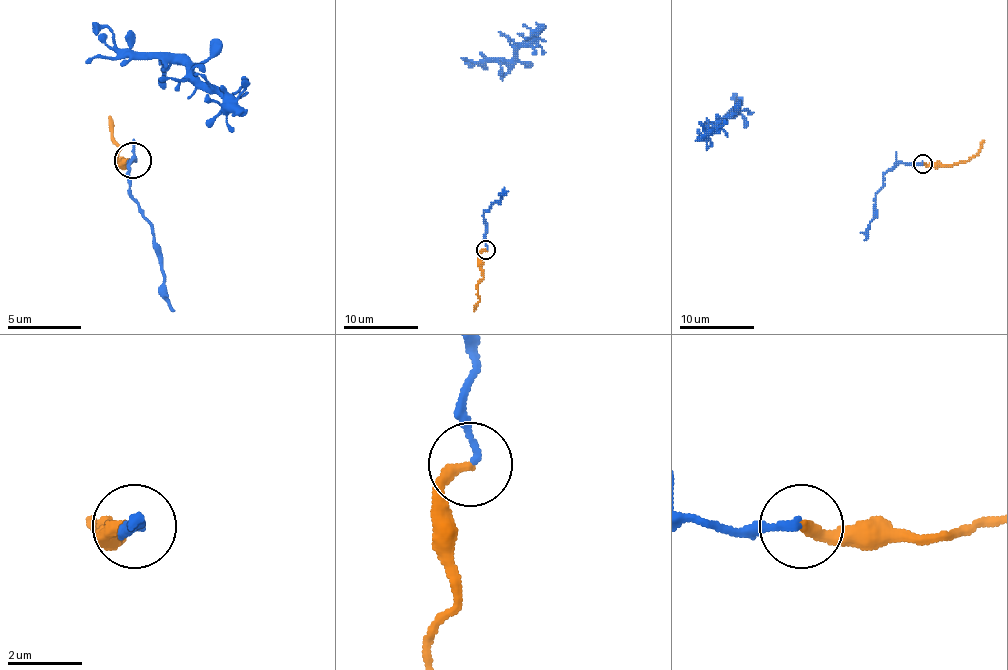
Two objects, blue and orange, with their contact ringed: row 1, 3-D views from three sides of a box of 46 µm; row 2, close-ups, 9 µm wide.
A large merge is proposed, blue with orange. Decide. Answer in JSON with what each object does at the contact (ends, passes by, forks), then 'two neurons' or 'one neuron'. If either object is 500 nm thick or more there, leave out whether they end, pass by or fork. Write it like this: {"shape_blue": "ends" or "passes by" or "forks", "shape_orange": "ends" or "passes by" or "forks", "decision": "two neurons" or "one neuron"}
{"shape_blue": "ends", "shape_orange": "ends", "decision": "one neuron"}

